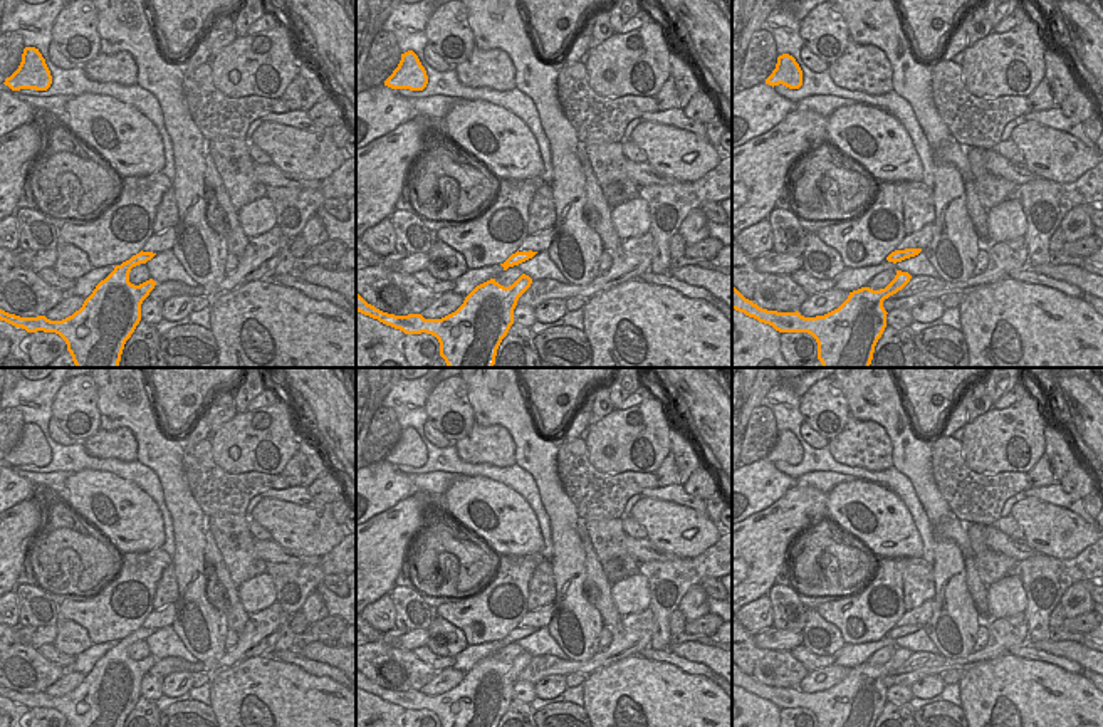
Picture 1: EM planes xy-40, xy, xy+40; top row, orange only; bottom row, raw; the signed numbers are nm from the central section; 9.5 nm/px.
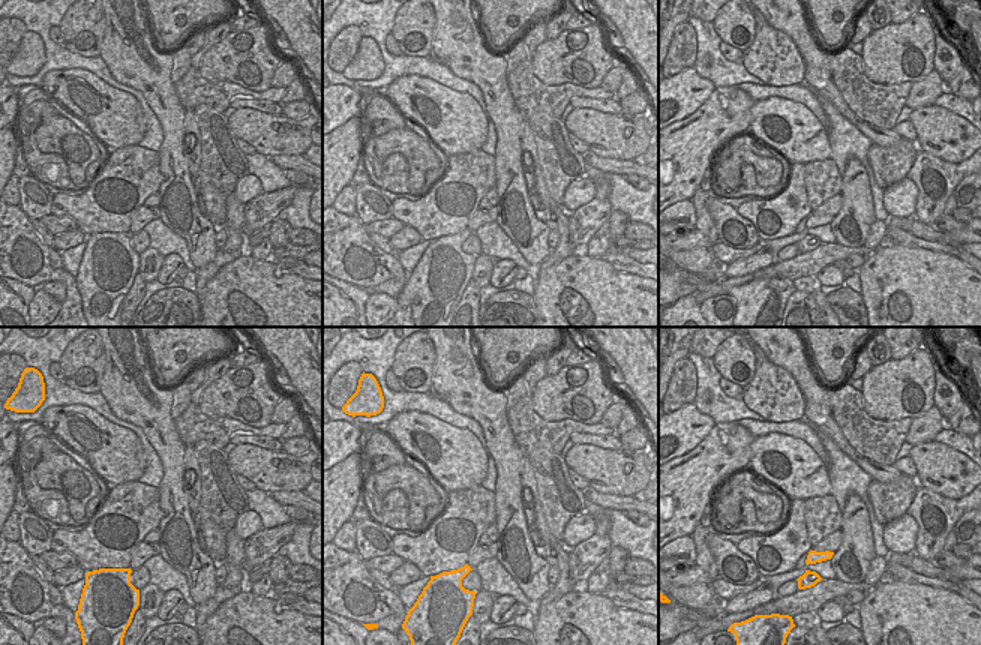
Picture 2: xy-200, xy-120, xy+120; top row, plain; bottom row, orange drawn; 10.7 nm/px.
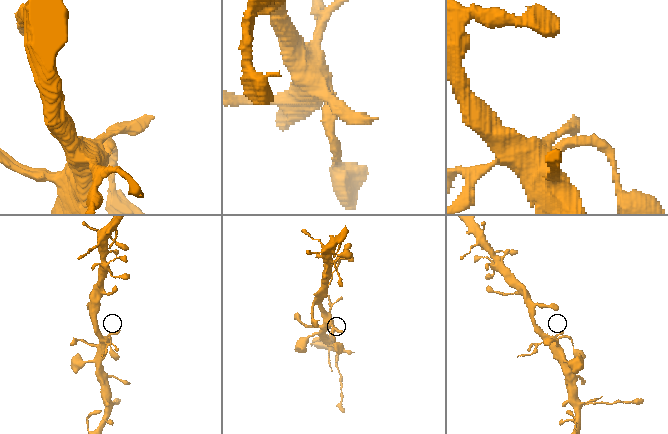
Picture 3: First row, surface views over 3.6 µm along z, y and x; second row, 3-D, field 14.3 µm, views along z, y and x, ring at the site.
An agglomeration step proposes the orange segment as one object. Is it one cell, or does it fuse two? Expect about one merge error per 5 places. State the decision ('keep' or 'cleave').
keep

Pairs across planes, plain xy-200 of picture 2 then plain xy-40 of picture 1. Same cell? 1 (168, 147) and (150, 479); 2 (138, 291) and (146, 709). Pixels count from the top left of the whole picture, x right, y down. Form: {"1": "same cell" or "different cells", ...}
{"1": "different cells", "2": "same cell"}

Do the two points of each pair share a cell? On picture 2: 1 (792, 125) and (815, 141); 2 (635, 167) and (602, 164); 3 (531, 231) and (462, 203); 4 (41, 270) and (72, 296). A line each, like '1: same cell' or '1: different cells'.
1: same cell
2: same cell
3: different cells
4: same cell

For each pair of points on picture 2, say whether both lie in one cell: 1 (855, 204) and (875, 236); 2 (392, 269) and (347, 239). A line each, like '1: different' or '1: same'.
1: different
2: same

